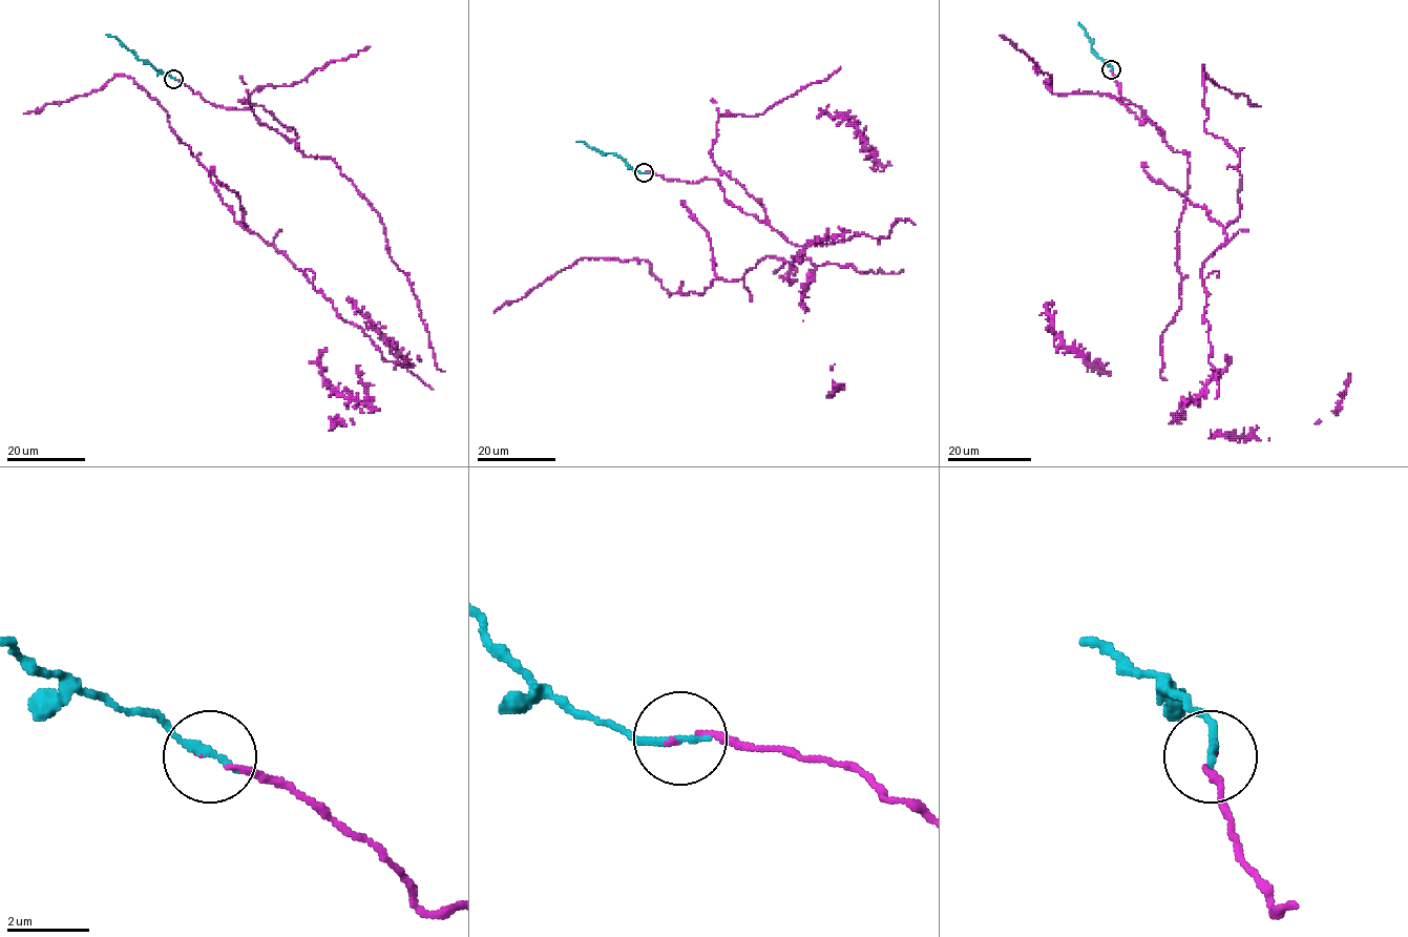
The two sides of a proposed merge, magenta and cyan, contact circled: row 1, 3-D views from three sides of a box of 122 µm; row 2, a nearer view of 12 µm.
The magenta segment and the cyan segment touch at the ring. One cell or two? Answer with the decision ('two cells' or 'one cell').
one cell

